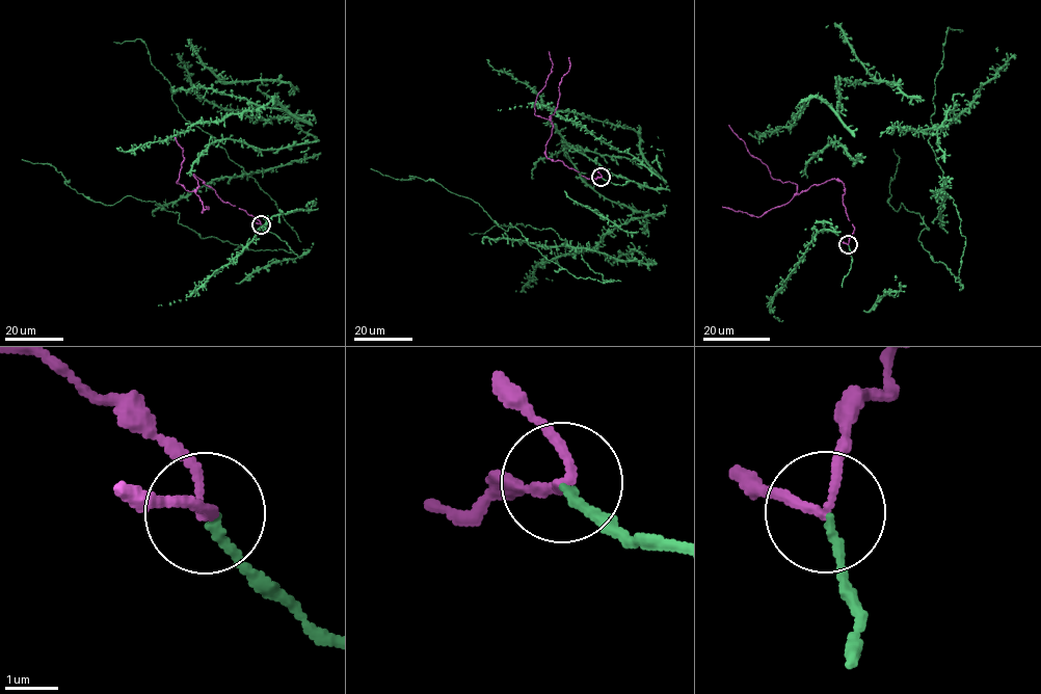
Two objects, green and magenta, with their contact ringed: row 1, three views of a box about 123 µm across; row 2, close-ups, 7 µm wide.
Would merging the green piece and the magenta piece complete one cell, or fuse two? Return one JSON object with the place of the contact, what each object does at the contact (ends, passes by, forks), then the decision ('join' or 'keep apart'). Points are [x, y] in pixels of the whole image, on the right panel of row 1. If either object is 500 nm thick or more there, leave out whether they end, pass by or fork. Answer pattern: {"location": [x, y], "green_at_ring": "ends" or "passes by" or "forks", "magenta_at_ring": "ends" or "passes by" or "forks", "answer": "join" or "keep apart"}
{"location": [848, 244], "green_at_ring": "ends", "magenta_at_ring": "passes by", "answer": "join"}

